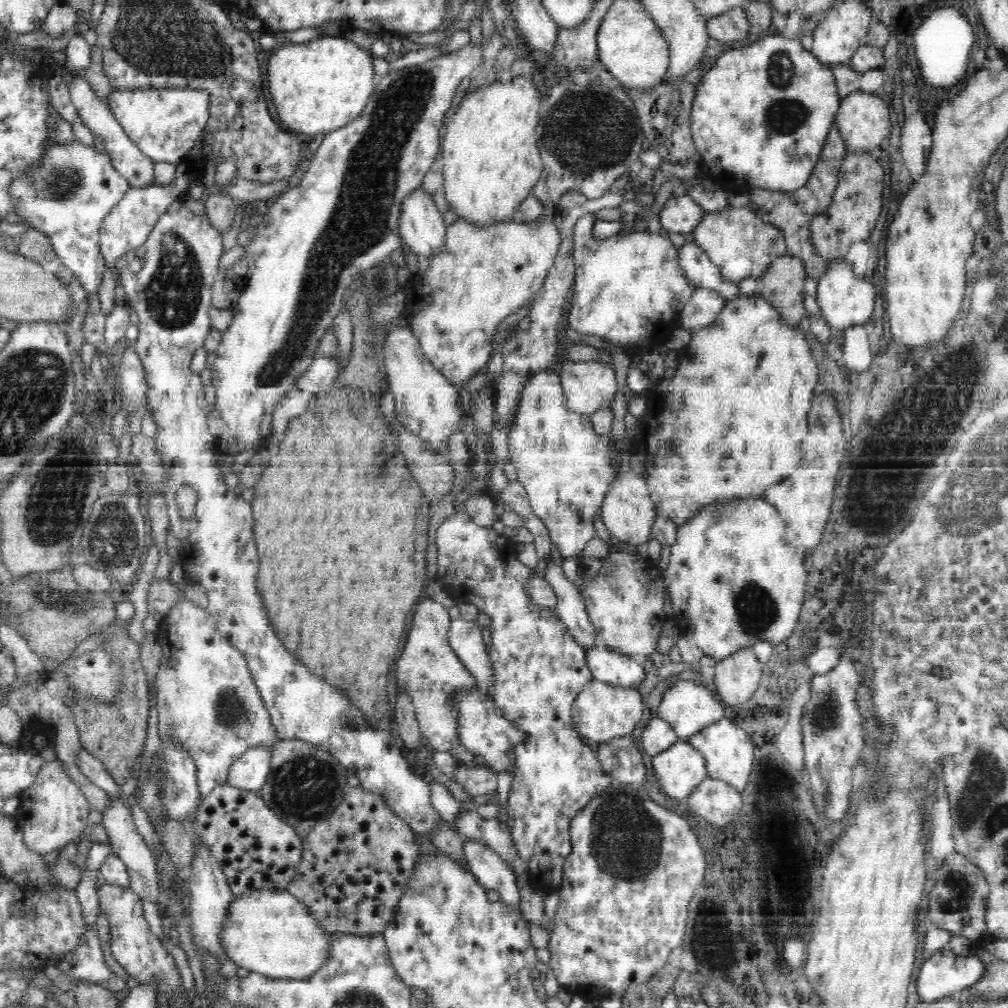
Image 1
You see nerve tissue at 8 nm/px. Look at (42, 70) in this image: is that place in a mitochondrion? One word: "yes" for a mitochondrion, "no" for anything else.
no

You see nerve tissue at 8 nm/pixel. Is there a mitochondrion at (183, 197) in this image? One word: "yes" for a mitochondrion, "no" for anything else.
no

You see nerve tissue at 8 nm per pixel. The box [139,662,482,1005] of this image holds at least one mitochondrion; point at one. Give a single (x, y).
(306, 787)

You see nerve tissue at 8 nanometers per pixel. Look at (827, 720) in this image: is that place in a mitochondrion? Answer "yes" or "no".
yes

